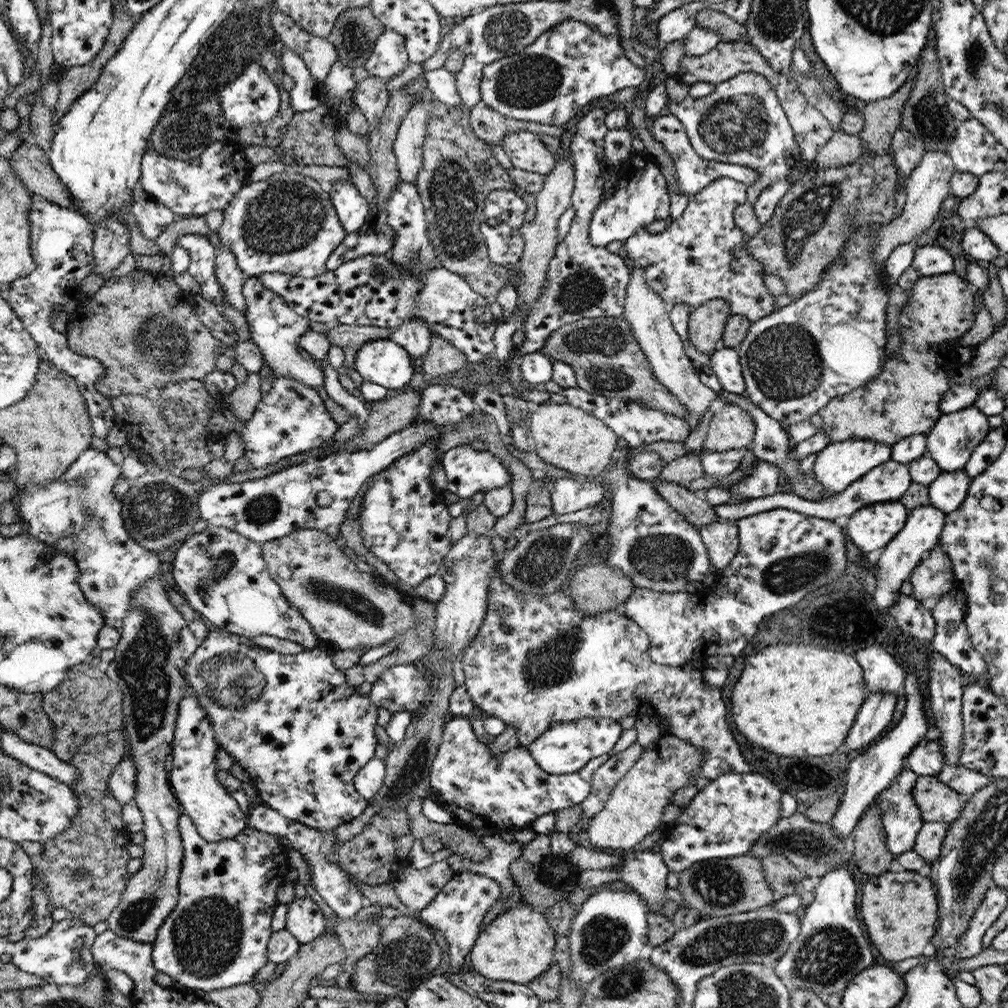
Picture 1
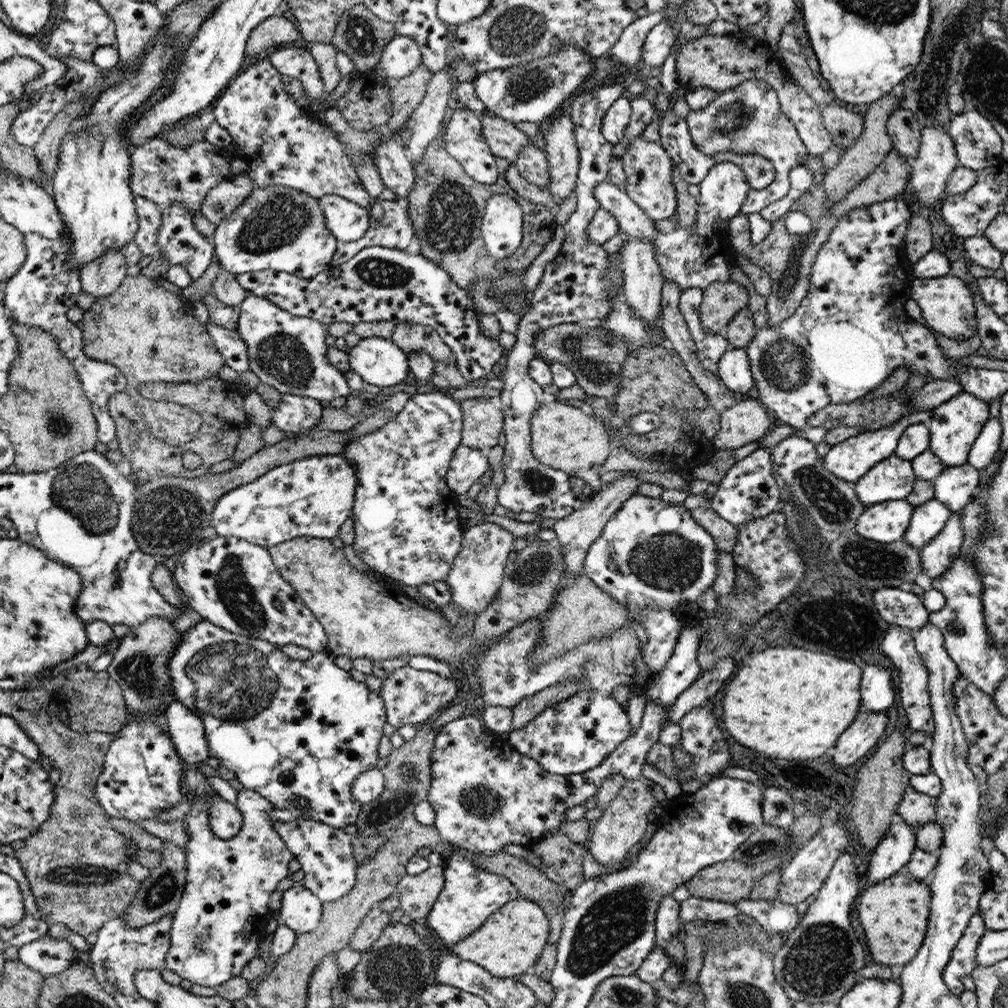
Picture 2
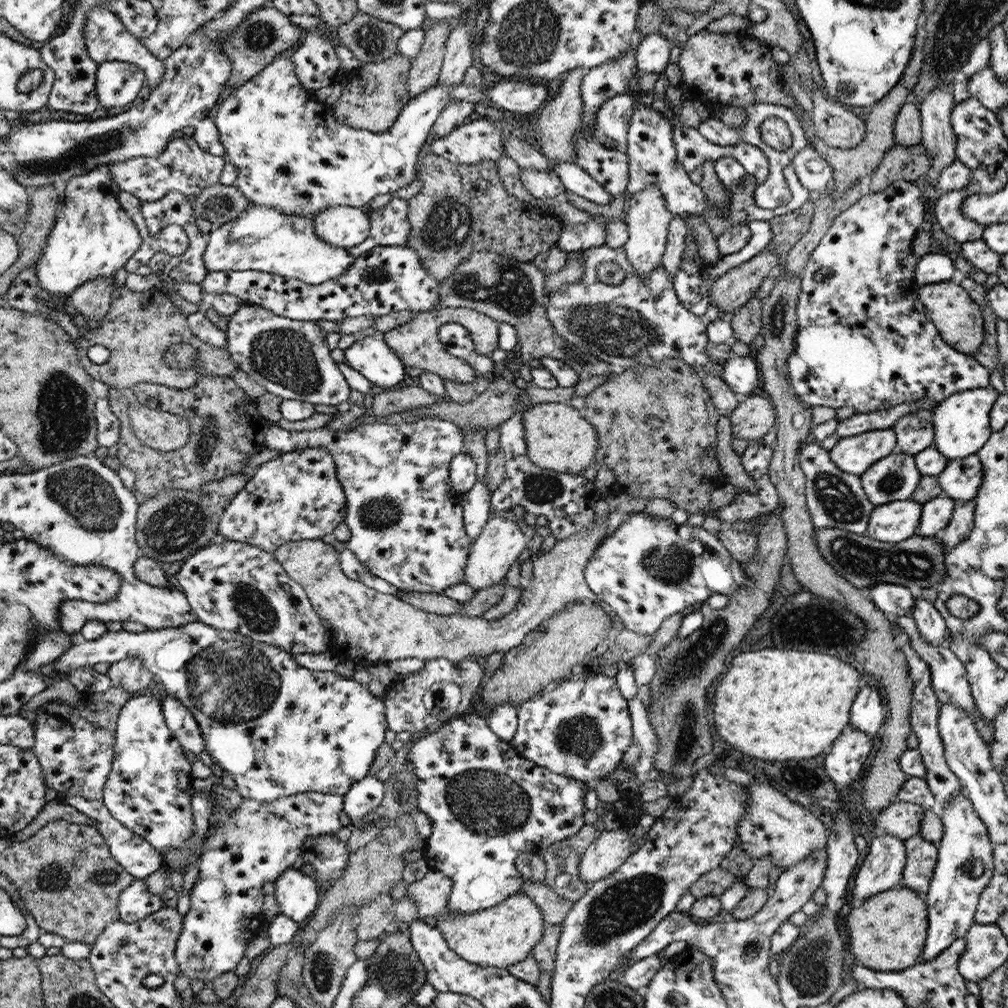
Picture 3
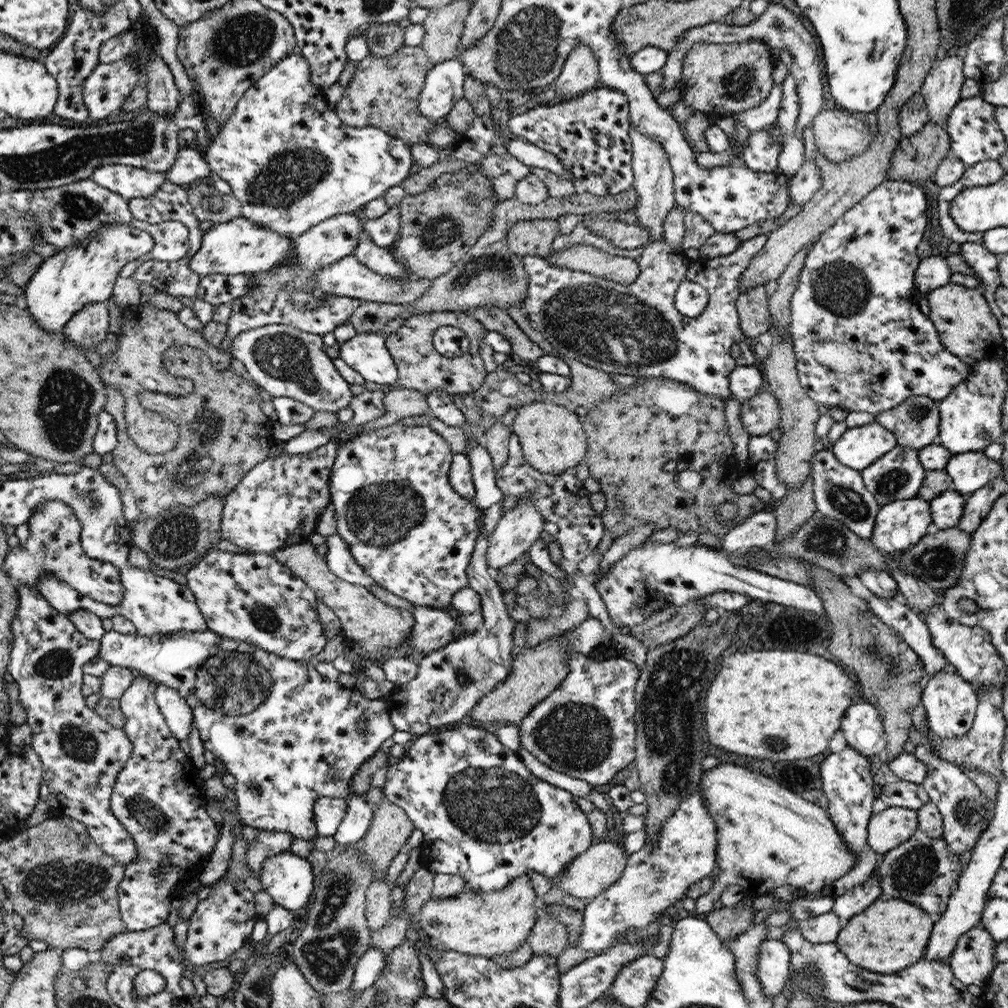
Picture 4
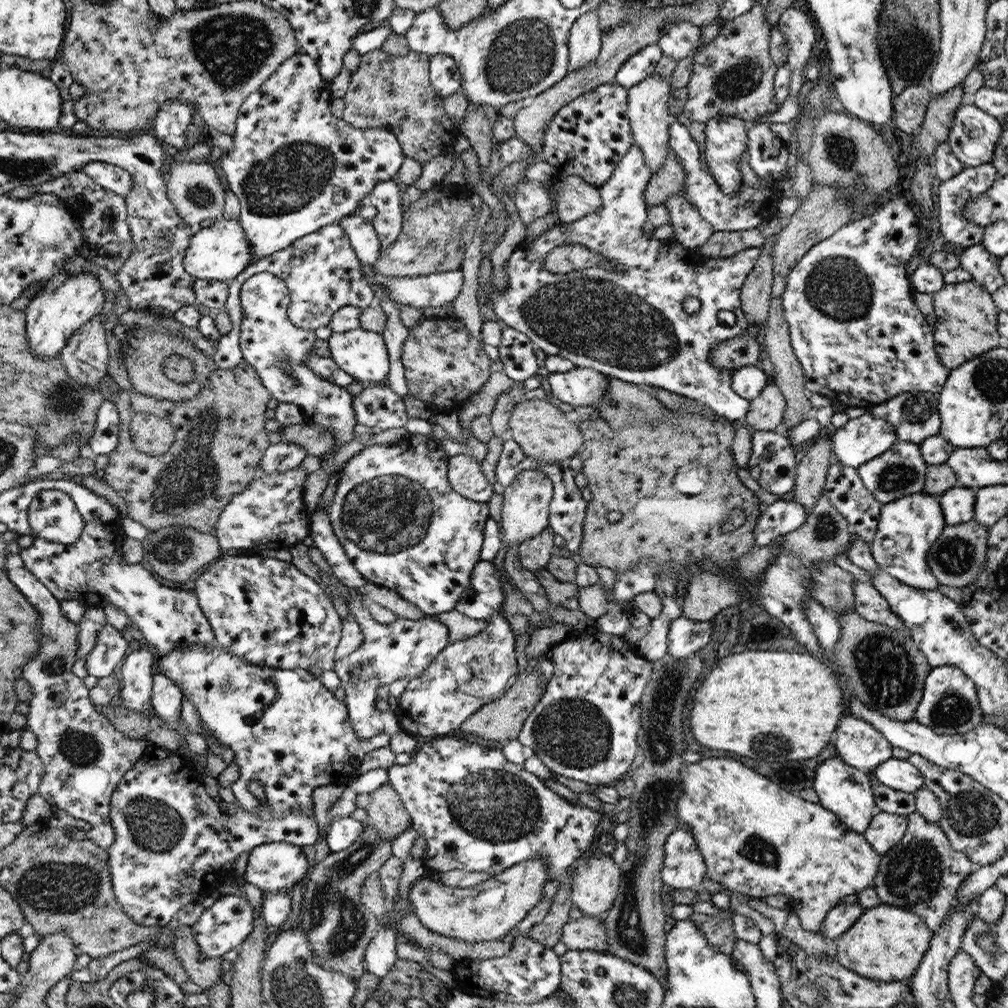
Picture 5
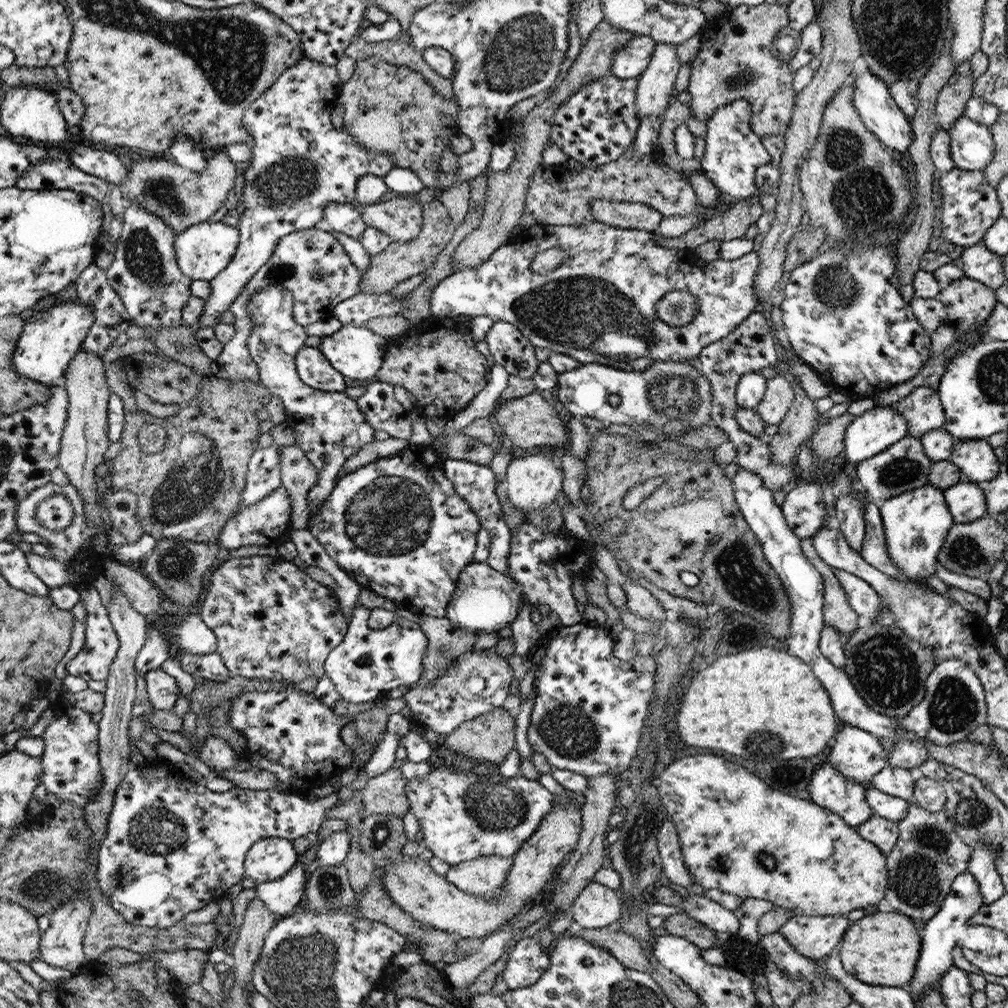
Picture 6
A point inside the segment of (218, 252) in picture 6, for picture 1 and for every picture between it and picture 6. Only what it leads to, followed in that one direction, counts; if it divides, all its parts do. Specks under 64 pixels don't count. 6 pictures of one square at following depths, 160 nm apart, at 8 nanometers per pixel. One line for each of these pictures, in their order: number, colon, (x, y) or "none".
1: (287, 223)
2: (279, 228)
3: (264, 239)
4: (240, 246)
5: (221, 252)

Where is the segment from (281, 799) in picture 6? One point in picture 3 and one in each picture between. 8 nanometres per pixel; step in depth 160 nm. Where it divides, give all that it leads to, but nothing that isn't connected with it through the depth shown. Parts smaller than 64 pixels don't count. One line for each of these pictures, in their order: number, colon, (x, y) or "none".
3: (146, 792)
4: (158, 797)
5: (174, 847)

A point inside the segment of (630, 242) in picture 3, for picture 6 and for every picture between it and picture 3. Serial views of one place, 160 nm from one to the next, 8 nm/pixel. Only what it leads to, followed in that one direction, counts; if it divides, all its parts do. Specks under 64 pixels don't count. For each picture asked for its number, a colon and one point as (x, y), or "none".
4: (653, 177)
5: (647, 110)
6: (654, 93)

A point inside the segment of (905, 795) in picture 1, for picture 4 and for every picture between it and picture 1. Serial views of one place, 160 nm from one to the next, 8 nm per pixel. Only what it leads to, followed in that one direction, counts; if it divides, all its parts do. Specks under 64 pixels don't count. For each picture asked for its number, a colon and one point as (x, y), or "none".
2: (895, 850)
3: (881, 870)
4: (856, 900)

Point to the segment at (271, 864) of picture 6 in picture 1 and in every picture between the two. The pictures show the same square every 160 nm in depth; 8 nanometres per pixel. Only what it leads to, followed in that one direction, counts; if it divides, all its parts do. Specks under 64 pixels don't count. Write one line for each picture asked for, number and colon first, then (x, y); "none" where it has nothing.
1: (304, 919)
2: (301, 911)
3: (296, 893)
4: (288, 878)
5: (276, 867)

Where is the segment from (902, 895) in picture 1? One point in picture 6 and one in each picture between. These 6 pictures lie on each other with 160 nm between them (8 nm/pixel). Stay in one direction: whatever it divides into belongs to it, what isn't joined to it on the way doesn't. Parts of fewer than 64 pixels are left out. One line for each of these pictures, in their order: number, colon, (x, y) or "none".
2: (894, 913)
3: (887, 933)
4: (890, 935)
5: (886, 943)
6: (882, 949)

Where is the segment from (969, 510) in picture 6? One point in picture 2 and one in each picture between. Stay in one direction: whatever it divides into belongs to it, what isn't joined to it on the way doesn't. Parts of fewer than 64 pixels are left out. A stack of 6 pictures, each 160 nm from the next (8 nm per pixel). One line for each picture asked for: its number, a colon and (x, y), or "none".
2: (927, 520)
3: (936, 513)
4: (947, 508)
5: (957, 503)

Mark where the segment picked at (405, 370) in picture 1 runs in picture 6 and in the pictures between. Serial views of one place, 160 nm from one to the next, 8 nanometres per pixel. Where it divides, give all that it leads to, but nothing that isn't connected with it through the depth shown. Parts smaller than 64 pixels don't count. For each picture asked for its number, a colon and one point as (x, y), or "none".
2: (379, 361)
3: (371, 356)
4: (367, 353)
5: (362, 353)
6: (356, 352)

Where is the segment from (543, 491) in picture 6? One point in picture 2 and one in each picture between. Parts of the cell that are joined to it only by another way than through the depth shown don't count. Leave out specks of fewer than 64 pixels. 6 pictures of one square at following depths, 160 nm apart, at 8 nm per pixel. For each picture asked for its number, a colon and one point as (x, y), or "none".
2: (476, 575)
3: (498, 547)
4: (517, 529)
5: (525, 511)

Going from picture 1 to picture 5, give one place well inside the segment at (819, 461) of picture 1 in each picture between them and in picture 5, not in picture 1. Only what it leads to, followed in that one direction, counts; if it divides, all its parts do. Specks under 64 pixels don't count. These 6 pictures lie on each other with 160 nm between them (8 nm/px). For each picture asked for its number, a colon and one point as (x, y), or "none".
2: (852, 458)
3: (854, 454)
4: (856, 448)
5: (862, 439)

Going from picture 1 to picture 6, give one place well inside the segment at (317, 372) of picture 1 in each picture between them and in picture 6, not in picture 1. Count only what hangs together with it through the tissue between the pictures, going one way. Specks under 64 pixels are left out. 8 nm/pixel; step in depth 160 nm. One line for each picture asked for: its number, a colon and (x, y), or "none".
2: (288, 352)
3: (291, 358)
4: (286, 362)
5: (278, 351)
6: (331, 428)

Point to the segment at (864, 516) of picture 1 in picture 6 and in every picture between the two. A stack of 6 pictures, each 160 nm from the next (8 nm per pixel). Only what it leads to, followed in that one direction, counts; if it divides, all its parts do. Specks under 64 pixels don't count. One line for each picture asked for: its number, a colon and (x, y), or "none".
2: (887, 522)
3: (896, 521)
4: (899, 525)
5: (907, 527)
6: (916, 523)

